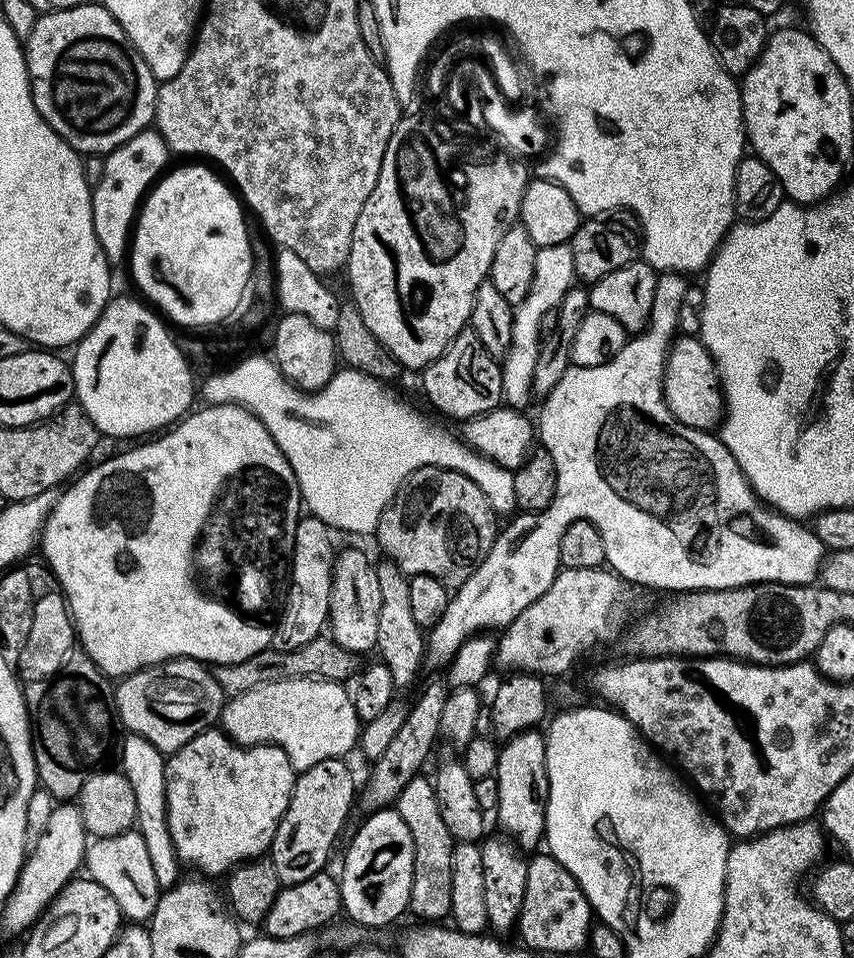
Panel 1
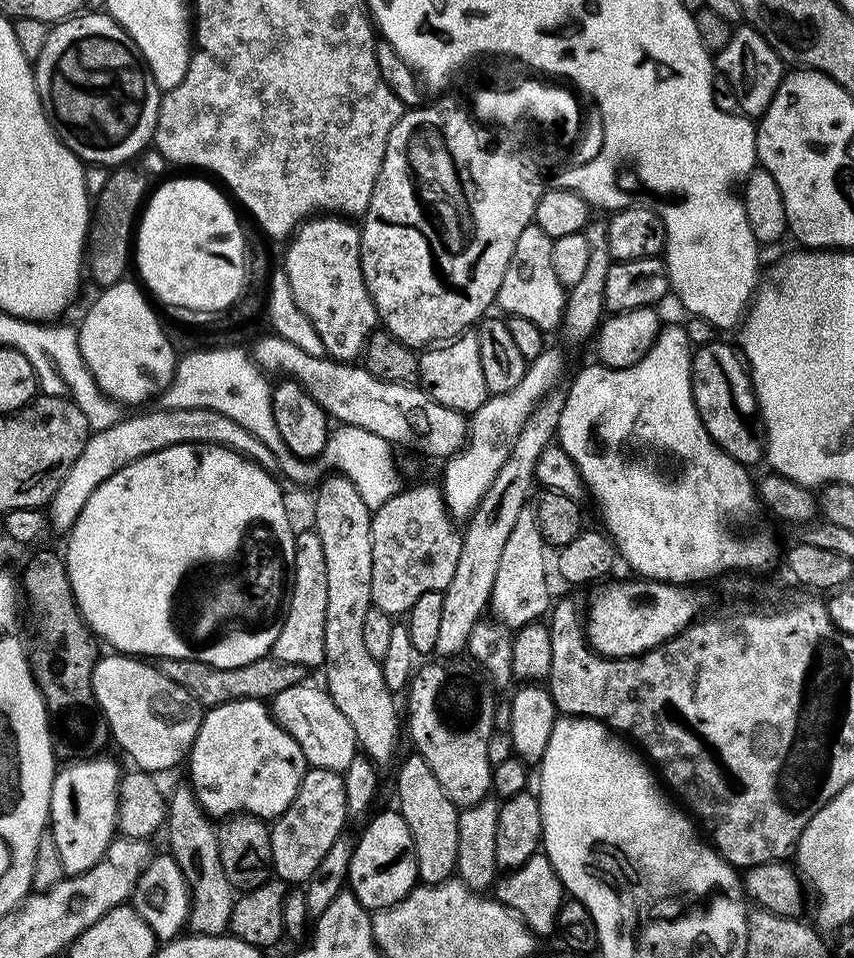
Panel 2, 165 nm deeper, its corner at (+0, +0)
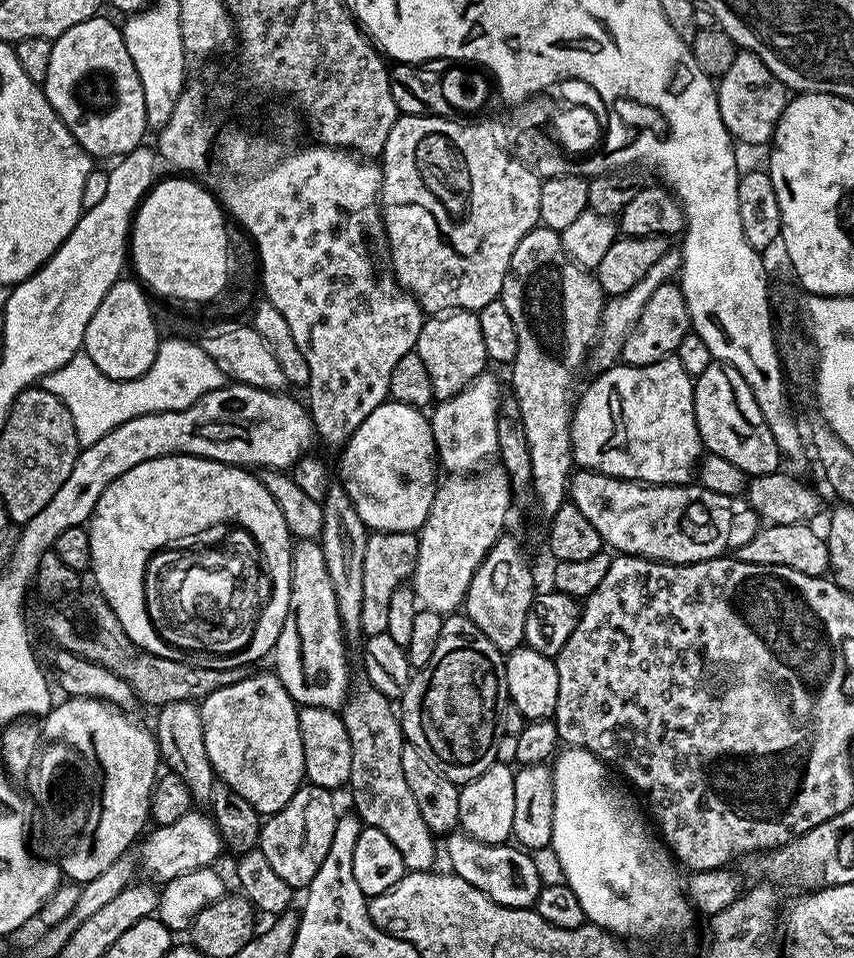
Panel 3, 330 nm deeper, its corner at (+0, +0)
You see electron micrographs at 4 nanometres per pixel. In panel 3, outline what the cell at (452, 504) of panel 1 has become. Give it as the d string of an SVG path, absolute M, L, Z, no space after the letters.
M372 532L366 542L366 554L362 558L362 630L365 637L382 636L388 631L386 617L390 611L390 598L394 590L402 586L416 569L418 536L414 532Z

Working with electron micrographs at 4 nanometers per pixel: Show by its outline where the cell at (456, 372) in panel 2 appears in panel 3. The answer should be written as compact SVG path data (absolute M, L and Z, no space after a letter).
M457 310L429 315L418 334L414 350L430 374L430 386L434 386L437 401L449 400L454 394L466 390L466 386L485 375L487 368L484 367L490 364L476 312Z

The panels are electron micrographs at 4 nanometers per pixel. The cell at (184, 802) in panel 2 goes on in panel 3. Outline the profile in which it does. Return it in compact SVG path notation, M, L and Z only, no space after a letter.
M193 701L170 702L159 709L154 723L156 745L160 748L160 758L167 771L178 774L186 786L190 786L190 794L197 805L208 804L210 794L218 783L216 772L210 766L210 754L206 754L206 738L202 734L202 718L199 707Z

